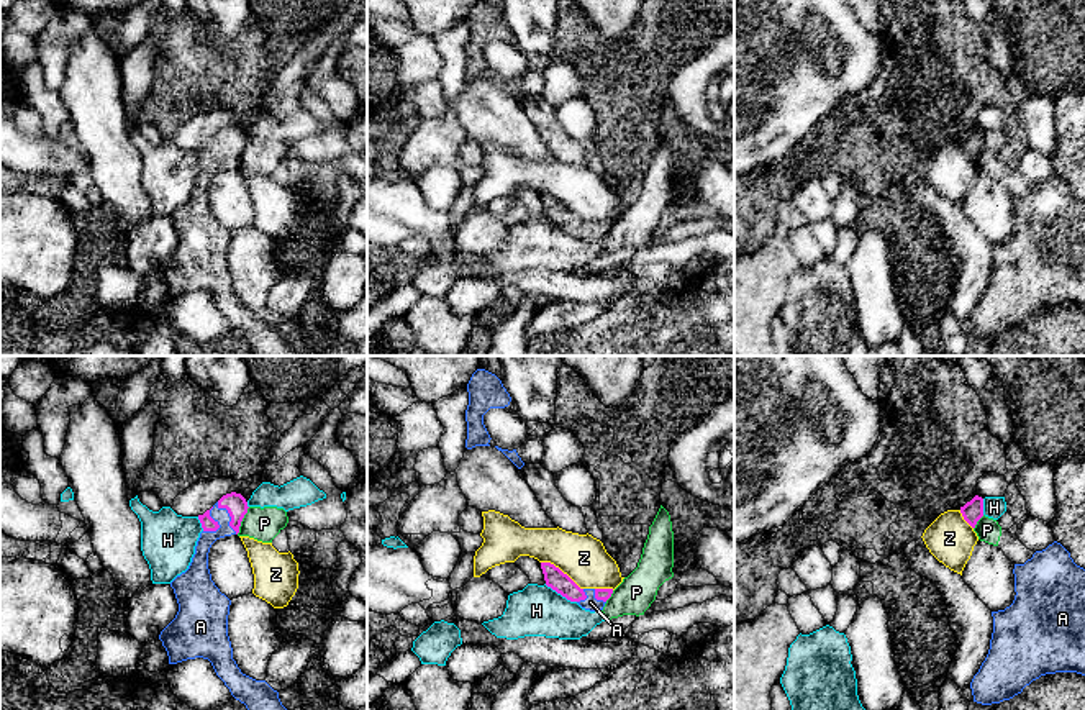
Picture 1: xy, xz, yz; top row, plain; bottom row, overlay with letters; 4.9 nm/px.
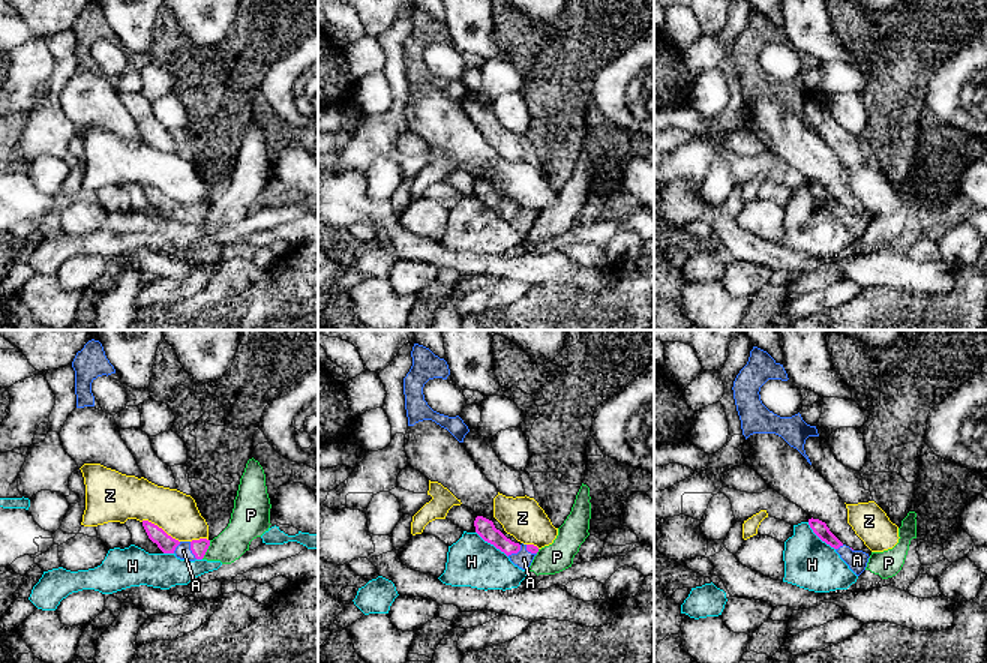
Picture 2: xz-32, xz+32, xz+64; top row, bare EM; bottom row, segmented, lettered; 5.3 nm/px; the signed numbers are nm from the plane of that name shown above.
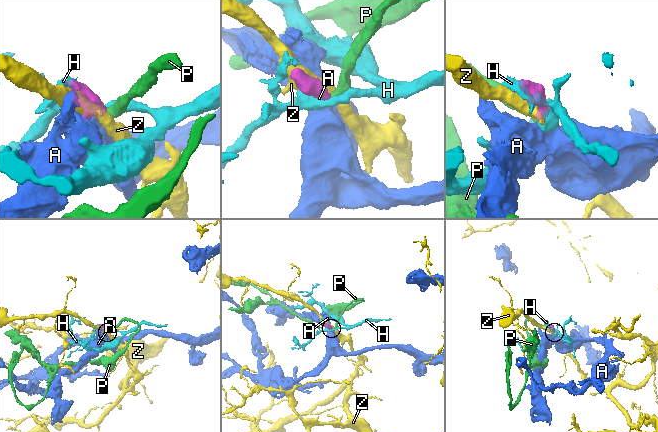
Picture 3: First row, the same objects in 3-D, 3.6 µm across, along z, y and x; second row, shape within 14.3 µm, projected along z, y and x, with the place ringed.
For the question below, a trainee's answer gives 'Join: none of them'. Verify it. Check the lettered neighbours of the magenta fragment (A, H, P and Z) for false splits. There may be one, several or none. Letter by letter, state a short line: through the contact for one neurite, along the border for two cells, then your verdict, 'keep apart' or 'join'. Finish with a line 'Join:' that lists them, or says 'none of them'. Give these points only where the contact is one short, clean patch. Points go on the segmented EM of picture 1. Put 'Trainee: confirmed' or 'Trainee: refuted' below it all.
A: xy (236, 505), (230, 515), (207, 538) | join
H: xz (544, 584), (576, 602) | keep apart
P: xy (249, 507), (236, 533) | keep apart
Z: keep apart
Join: A
Trainee: refuted

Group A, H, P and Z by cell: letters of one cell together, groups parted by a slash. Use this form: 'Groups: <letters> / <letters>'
Groups: A / H / P / Z

